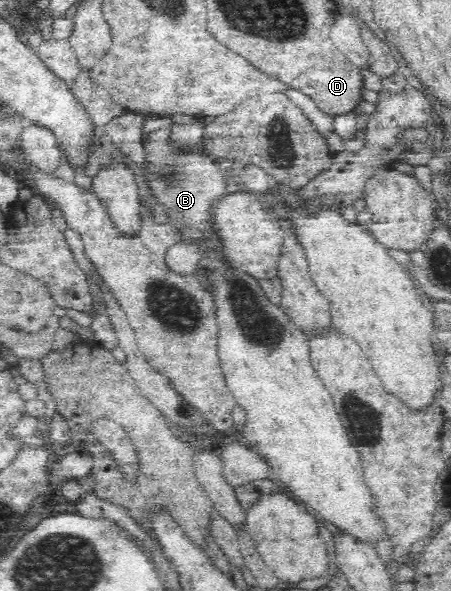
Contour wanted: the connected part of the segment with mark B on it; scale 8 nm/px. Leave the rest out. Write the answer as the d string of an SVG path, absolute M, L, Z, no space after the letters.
M170 127L160 128L160 130L154 130L154 132L146 134L143 143L144 166L142 166L144 182L146 182L146 186L148 186L148 194L154 196L154 202L164 210L164 214L166 214L166 218L168 218L166 224L170 224L170 226L176 230L178 240L180 240L180 242L192 242L192 244L195 244L195 246L199 248L202 256L199 258L198 268L200 268L204 274L208 274L208 284L214 284L214 294L212 294L212 298L214 298L214 304L216 304L216 322L218 322L218 358L220 358L222 374L224 374L224 378L226 378L226 386L228 386L230 392L234 394L236 404L242 406L242 408L246 410L244 436L252 442L251 447L253 450L256 450L258 454L268 456L268 458L263 459L268 462L272 472L274 472L275 481L279 484L288 486L290 492L294 492L306 506L318 510L320 516L324 516L326 520L334 522L339 529L342 530L342 528L346 528L346 532L350 532L350 534L353 534L353 536L365 542L376 545L378 541L387 540L383 524L381 524L381 522L380 524L376 524L377 518L373 516L373 513L372 518L370 518L370 492L366 492L366 484L362 484L362 466L358 464L358 452L354 452L354 446L350 444L350 440L348 440L348 436L346 436L346 430L344 430L344 426L342 426L342 422L340 422L340 416L338 416L338 412L336 412L336 408L334 408L332 396L328 394L328 390L326 390L324 384L320 382L320 378L318 378L314 366L310 364L310 341L308 340L307 334L293 323L293 320L280 308L280 305L276 305L274 302L268 300L264 288L258 284L258 279L255 278L255 276L242 271L242 269L238 267L234 267L232 262L224 257L224 243L222 243L222 237L218 235L218 231L216 231L216 227L214 227L214 213L212 213L212 208L214 208L220 200L224 200L229 194L228 181L230 181L232 177L229 174L228 165L222 161L218 161L210 154L200 149L183 149L172 141L172 139L173 133Z

